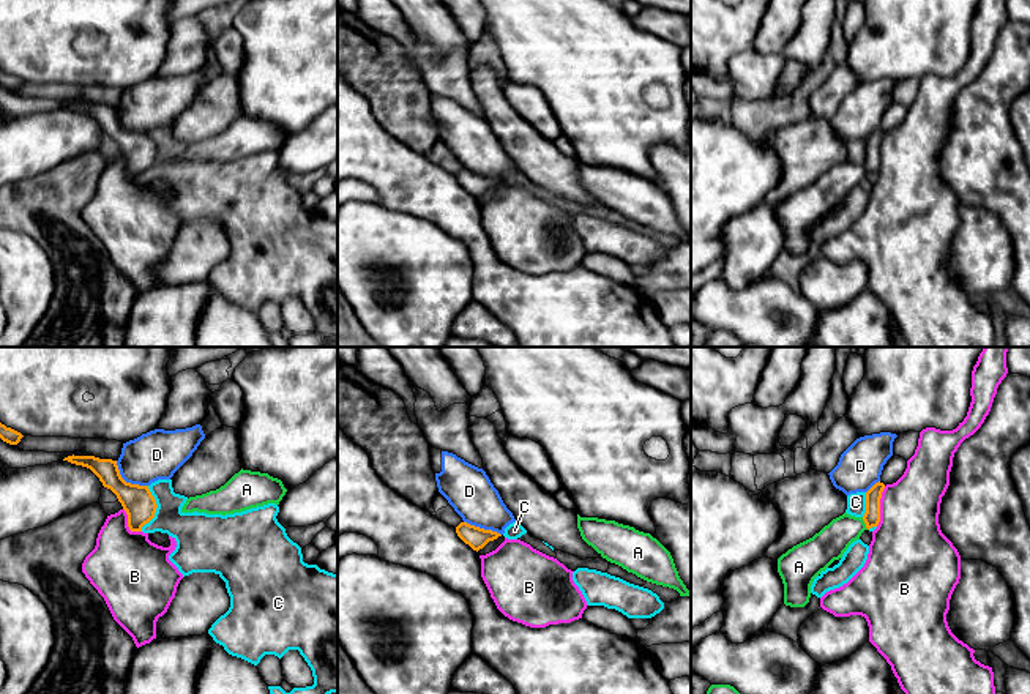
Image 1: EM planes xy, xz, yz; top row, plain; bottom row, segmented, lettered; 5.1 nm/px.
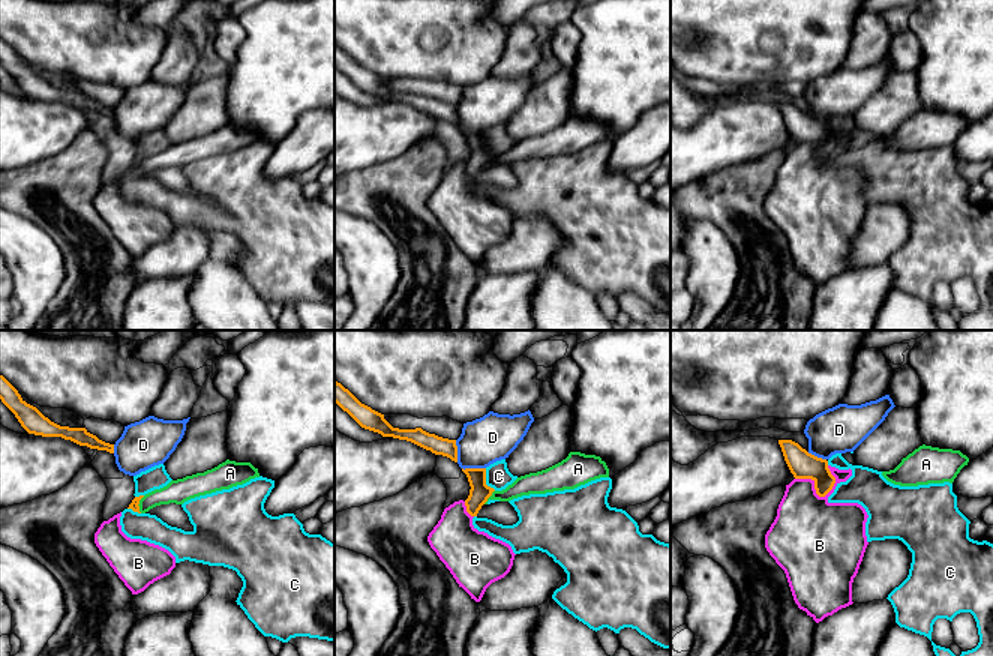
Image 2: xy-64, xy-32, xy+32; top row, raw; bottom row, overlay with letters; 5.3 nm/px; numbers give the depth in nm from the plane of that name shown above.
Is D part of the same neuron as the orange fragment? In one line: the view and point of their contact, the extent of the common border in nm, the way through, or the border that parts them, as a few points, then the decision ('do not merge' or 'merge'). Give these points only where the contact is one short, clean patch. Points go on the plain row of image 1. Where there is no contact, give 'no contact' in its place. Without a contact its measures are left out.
meets orange in xy at (125, 128); contact 220 nm long; border along xy (115, 108), (120, 122), (126, 128), (147, 133); do not merge

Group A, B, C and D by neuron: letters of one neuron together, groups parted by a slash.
A / B / C / D

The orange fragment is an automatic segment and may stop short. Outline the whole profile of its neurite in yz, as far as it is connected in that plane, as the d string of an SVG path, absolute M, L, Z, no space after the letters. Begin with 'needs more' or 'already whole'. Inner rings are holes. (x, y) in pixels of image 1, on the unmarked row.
already whole; M879 128L866 139L866 159L863 167L868 177L877 174L880 169L880 145L883 136L885 131Z

